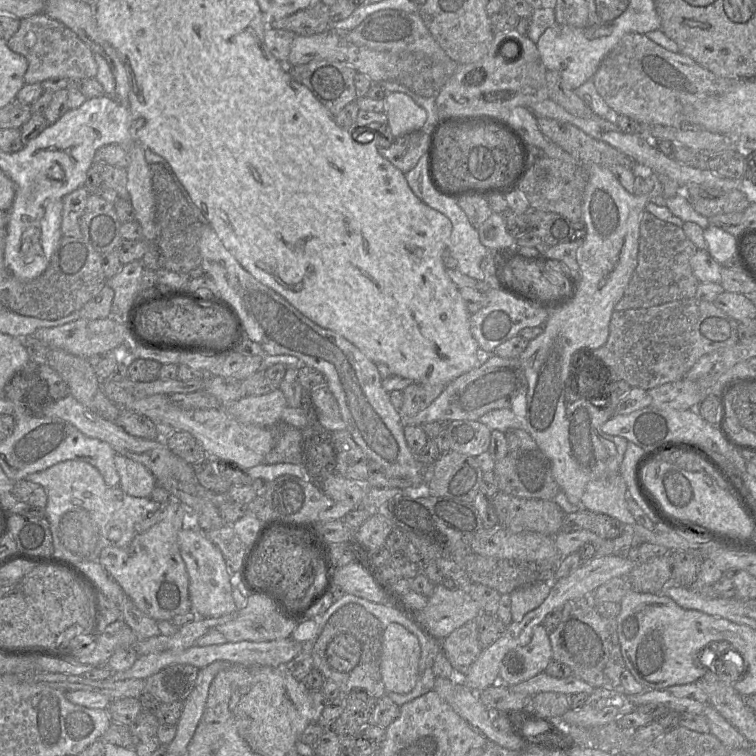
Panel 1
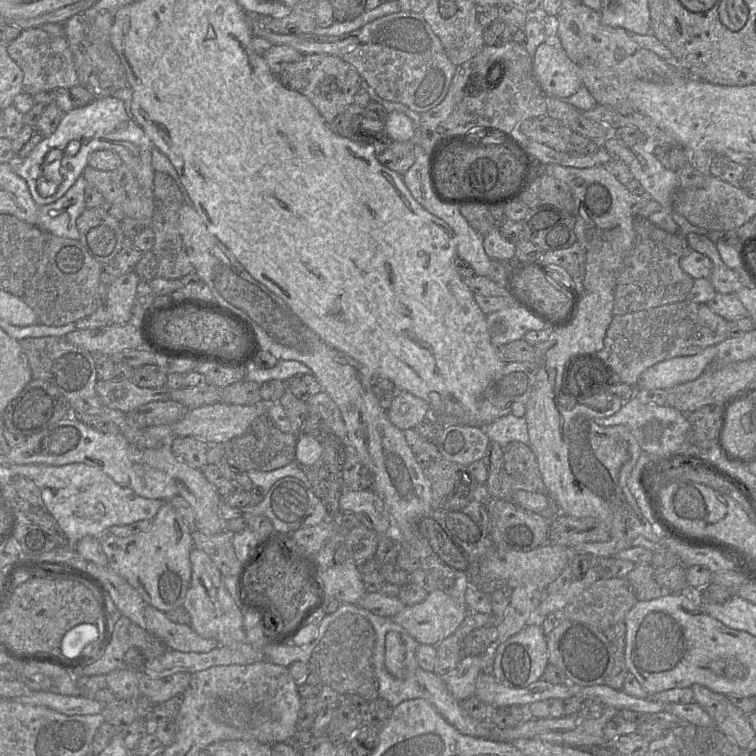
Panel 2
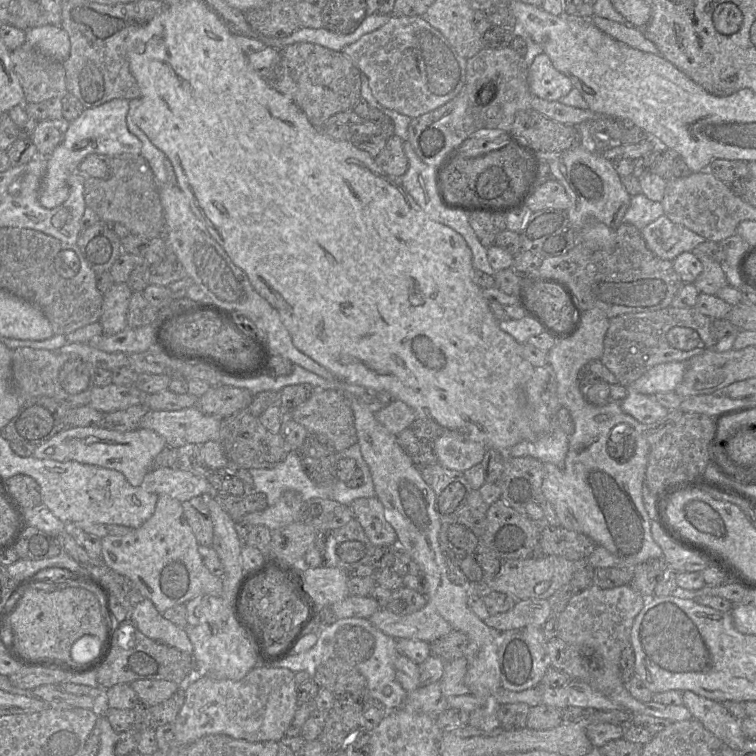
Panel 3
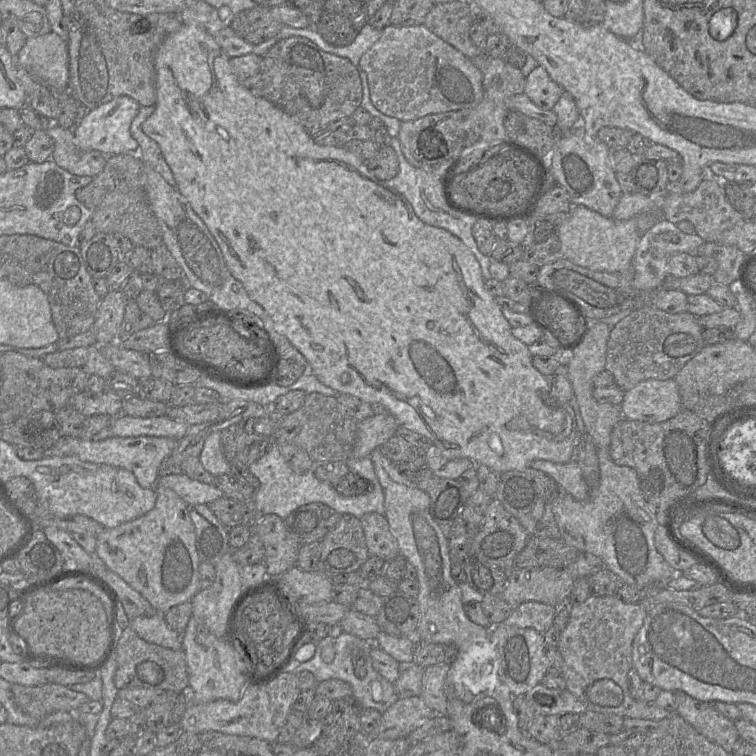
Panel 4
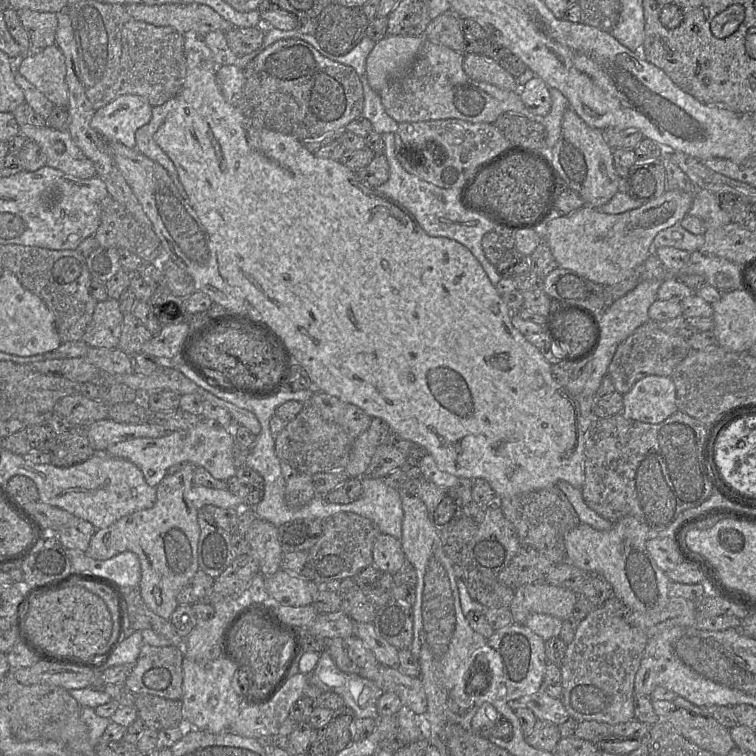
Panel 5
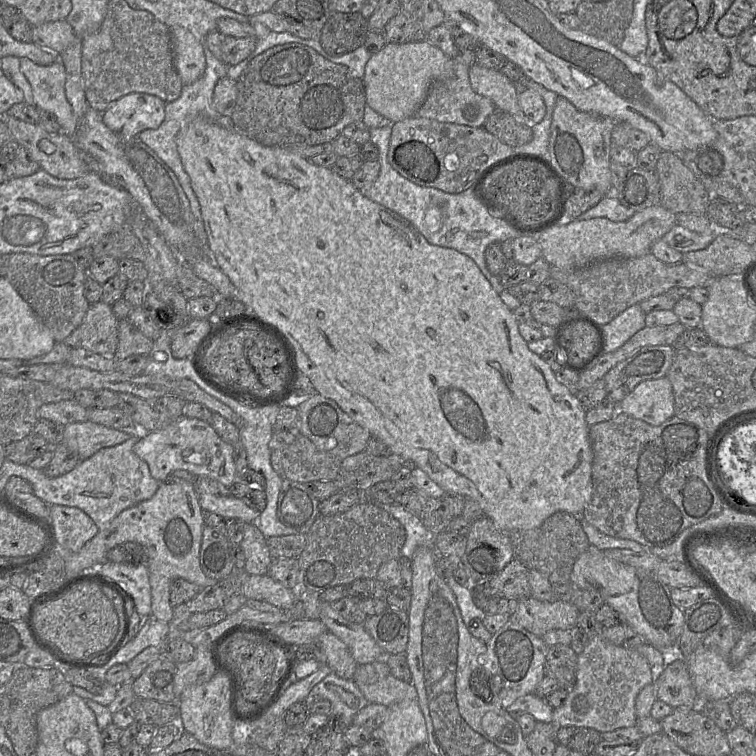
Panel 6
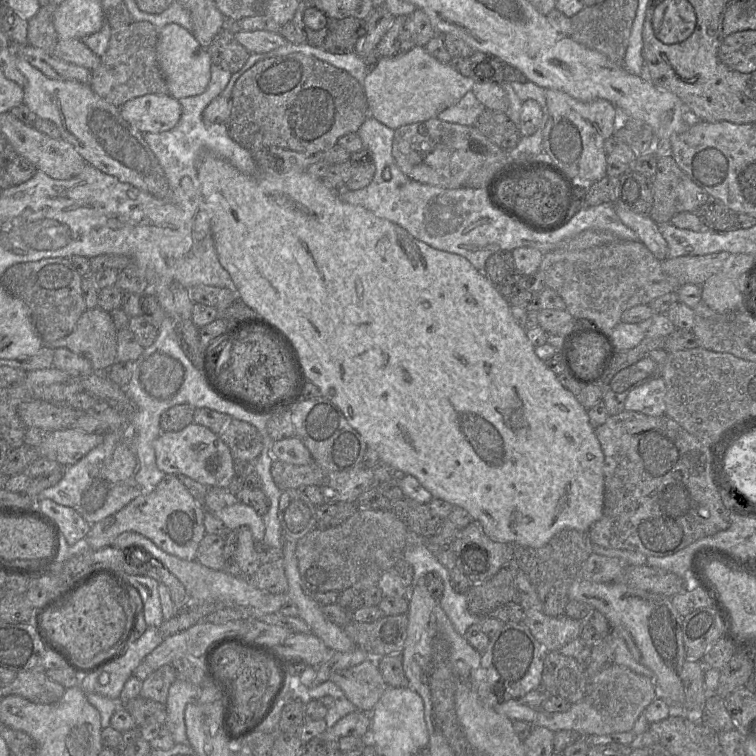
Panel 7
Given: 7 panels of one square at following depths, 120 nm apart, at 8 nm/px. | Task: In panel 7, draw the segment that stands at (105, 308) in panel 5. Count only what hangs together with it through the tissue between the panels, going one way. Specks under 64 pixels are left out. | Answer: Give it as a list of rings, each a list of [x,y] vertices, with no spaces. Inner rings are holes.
[[[95,307],[83,312],[69,335],[45,344],[82,355],[90,361],[94,372],[106,373],[117,361],[117,332],[110,312]]]

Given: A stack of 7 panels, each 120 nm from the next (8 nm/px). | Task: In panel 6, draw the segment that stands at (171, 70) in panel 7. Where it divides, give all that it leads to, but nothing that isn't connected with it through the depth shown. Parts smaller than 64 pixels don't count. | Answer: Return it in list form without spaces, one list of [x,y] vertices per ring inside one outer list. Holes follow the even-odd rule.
[[[180,26],[170,30],[175,69],[183,86],[192,84],[203,76],[206,69],[204,43]]]

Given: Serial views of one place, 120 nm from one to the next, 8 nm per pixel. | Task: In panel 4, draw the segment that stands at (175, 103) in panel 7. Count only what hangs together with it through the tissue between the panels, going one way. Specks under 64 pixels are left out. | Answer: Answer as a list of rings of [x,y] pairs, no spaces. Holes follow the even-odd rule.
[[[119,96],[87,111],[81,121],[73,128],[75,143],[83,151],[99,151],[104,155],[138,154],[139,144],[132,137],[130,126],[139,111],[140,105],[128,96]]]

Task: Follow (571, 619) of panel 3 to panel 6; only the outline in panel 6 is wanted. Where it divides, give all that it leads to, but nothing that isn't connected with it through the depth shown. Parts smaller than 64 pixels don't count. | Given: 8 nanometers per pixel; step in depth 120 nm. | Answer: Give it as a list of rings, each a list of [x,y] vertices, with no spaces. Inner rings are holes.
[[[601,633],[588,636],[589,640],[583,651],[577,655],[575,686],[568,691],[564,704],[553,709],[552,724],[556,727],[592,728],[600,733],[635,726],[637,722],[635,713],[637,695],[646,685],[655,681],[656,670],[635,649],[611,644],[602,638]]]

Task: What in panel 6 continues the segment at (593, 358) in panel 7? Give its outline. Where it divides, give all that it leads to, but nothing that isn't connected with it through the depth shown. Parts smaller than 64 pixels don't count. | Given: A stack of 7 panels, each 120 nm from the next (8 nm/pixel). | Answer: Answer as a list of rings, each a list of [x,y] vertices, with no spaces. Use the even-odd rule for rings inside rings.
[[[580,321],[563,331],[561,344],[567,351],[569,363],[575,368],[581,368],[599,350],[600,337],[593,326]]]

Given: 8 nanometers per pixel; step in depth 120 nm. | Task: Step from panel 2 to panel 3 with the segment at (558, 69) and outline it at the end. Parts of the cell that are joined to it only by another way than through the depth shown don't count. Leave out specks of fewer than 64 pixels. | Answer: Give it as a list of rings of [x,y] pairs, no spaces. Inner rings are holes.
[[[544,52],[529,66],[528,84],[533,96],[547,101],[558,101],[574,88],[571,80],[555,69]]]

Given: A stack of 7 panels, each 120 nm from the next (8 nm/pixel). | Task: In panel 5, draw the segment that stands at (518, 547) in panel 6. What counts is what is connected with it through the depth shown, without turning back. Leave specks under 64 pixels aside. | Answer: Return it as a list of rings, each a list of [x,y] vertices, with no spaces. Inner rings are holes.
[[[556,485],[500,498],[498,505],[514,526],[521,546],[531,546],[539,550],[555,565],[566,560],[565,537],[580,521],[566,495]]]

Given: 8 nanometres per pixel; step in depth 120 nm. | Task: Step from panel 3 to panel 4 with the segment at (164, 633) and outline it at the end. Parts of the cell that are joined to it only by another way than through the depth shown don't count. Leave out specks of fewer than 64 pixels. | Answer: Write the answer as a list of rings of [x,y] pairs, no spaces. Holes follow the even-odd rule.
[[[161,613],[151,617],[139,616],[131,619],[129,623],[138,636],[147,642],[172,650],[182,649],[181,634],[168,626]]]

